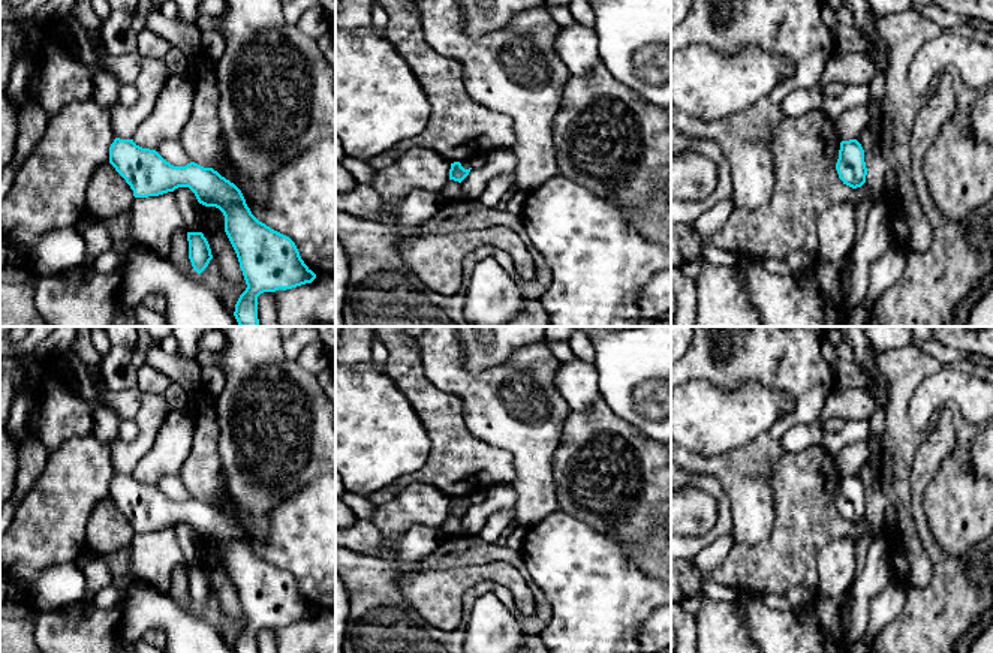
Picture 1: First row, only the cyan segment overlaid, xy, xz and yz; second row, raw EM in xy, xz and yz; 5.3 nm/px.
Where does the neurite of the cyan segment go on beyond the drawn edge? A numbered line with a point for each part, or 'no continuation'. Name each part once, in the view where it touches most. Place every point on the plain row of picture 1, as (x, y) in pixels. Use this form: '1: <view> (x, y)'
no continuation

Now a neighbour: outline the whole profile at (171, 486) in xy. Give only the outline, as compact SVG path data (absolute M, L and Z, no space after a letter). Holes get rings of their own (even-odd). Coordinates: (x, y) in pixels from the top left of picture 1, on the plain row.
M166 475L160 478L156 487L174 502L186 502L192 497L178 475Z

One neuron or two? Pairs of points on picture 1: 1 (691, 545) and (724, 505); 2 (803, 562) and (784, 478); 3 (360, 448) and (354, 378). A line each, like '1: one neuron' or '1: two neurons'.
1: one neuron
2: one neuron
3: one neuron

